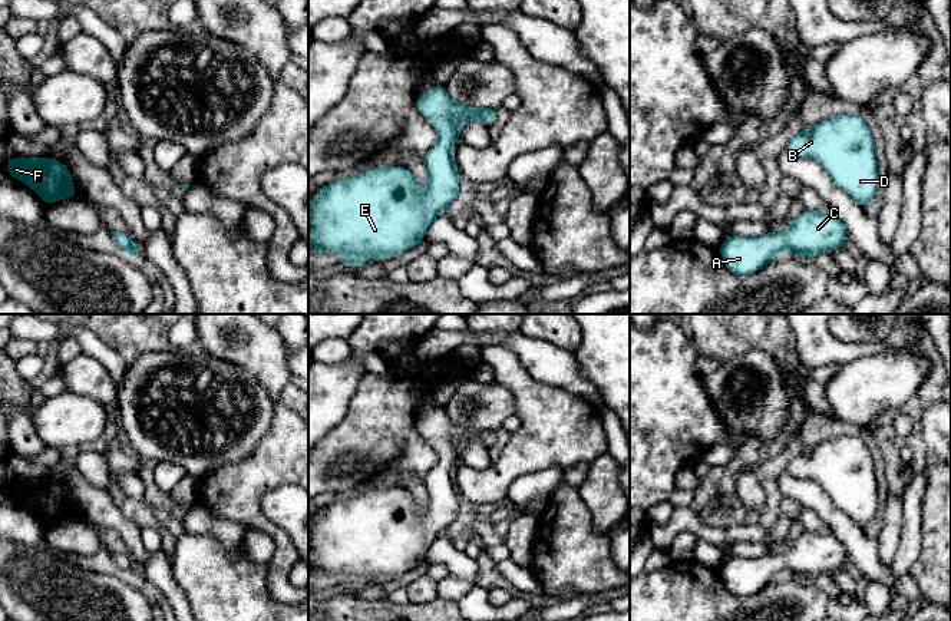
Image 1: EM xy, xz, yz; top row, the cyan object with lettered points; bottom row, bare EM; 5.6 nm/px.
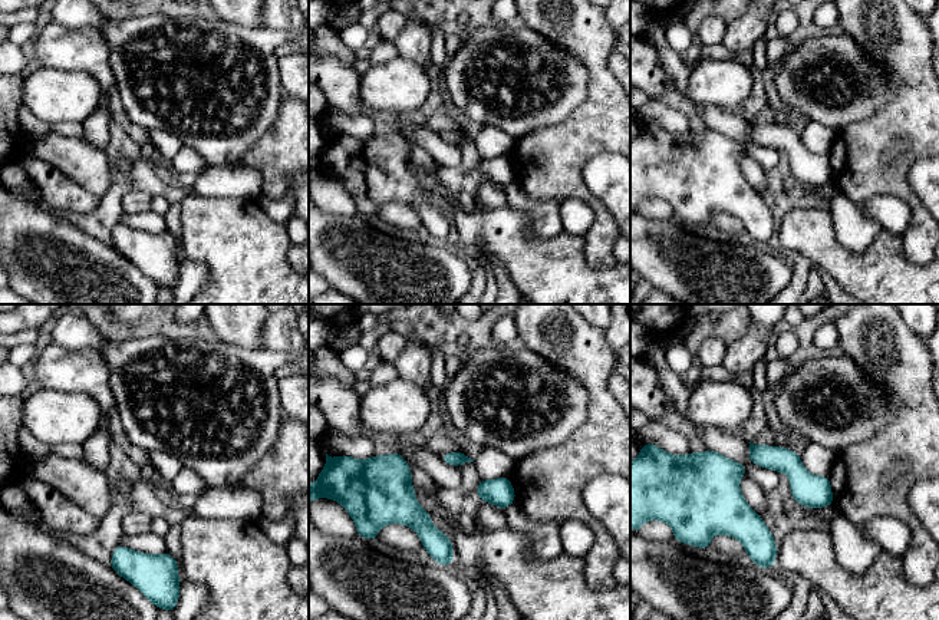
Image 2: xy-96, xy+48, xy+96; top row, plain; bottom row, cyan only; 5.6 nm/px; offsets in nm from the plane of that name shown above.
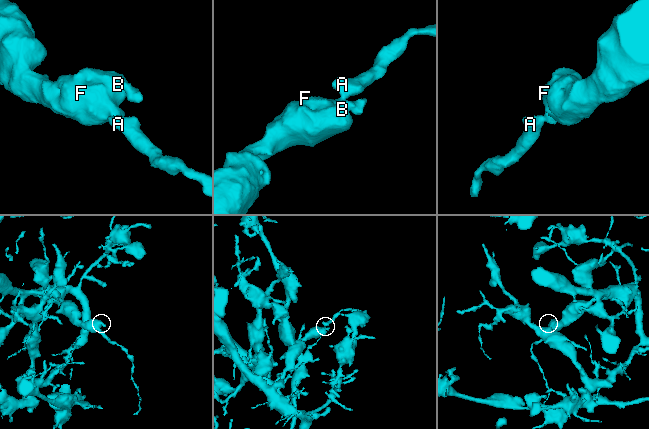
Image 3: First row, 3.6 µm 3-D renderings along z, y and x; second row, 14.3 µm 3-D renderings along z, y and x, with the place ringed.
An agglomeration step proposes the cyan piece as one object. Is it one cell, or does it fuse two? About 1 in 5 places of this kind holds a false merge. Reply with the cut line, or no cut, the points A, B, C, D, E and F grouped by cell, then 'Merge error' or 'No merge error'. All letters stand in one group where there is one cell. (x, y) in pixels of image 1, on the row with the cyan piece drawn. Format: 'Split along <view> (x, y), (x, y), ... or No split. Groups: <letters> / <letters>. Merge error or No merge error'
No split. Groups: A B C D E F. No merge error

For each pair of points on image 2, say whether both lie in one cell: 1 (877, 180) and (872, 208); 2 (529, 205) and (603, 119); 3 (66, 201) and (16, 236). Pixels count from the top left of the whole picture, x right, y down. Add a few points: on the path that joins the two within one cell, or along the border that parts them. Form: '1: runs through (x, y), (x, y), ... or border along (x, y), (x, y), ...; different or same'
1: border along (859, 203), (876, 195), (898, 195), (908, 205); different
2: border along (516, 180), (534, 198), (560, 200); different
3: border along (42, 204), (62, 214); different

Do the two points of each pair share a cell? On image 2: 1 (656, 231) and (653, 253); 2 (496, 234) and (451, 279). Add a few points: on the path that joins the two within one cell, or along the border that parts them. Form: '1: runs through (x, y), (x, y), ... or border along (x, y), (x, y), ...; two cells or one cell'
1: runs through (656, 237), (656, 247); one cell
2: border along (451, 244), (465, 254); two cells

